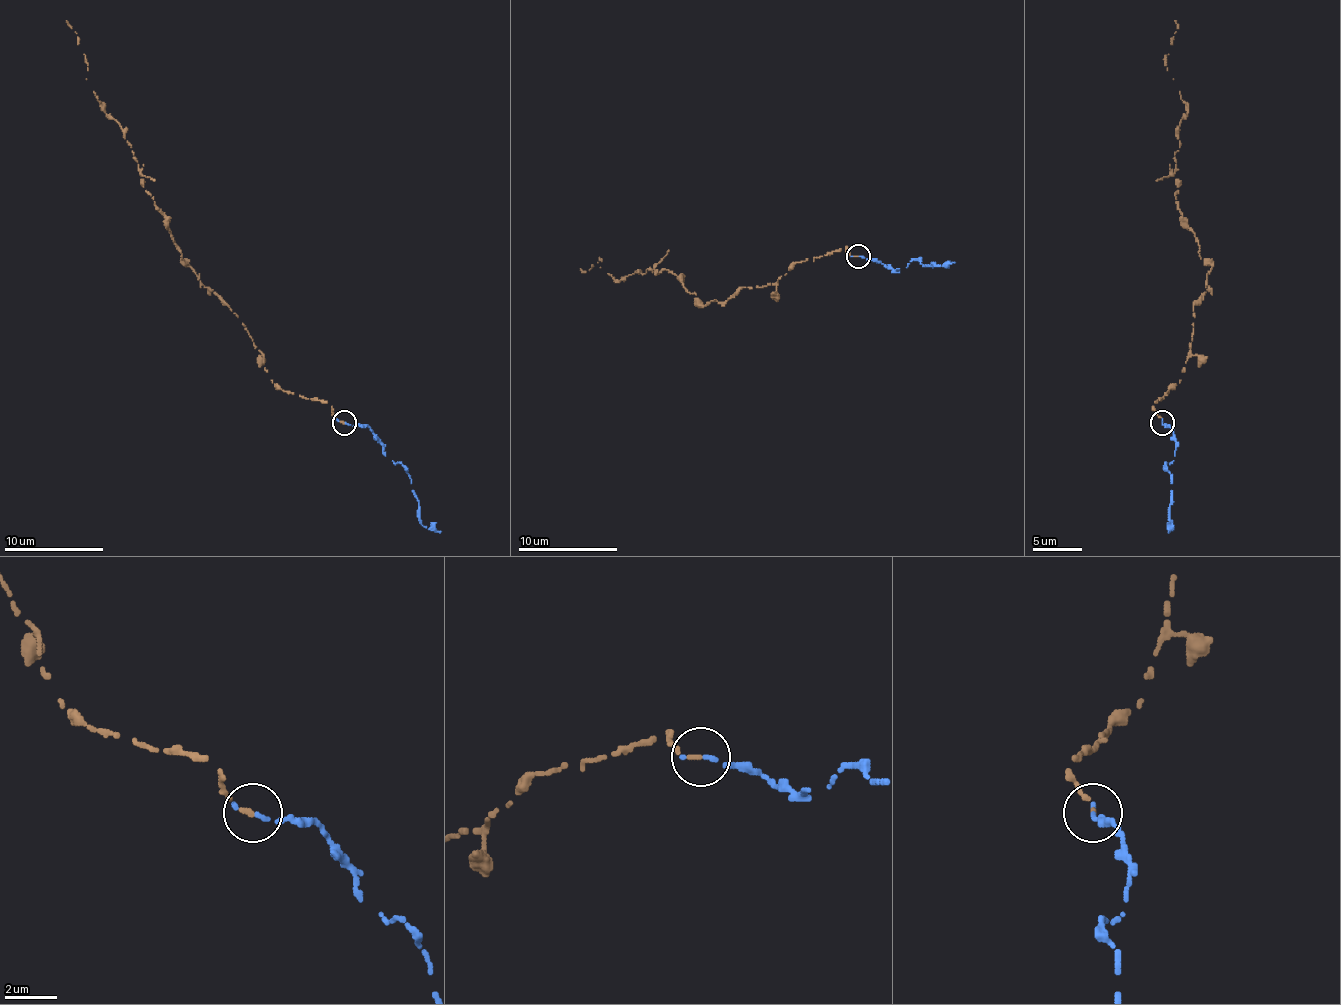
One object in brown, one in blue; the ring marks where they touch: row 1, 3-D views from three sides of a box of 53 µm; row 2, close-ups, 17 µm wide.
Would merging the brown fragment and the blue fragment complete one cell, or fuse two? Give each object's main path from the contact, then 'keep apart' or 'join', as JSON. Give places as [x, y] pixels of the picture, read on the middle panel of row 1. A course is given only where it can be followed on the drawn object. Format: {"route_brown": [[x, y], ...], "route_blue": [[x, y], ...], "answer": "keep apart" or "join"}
{"route_brown": [[857, 257], [845, 247], [704, 306], [666, 269], [619, 281], [602, 259], [580, 269]], "route_blue": [[860, 257], [897, 269], [917, 259], [922, 264], [954, 262]], "answer": "join"}

